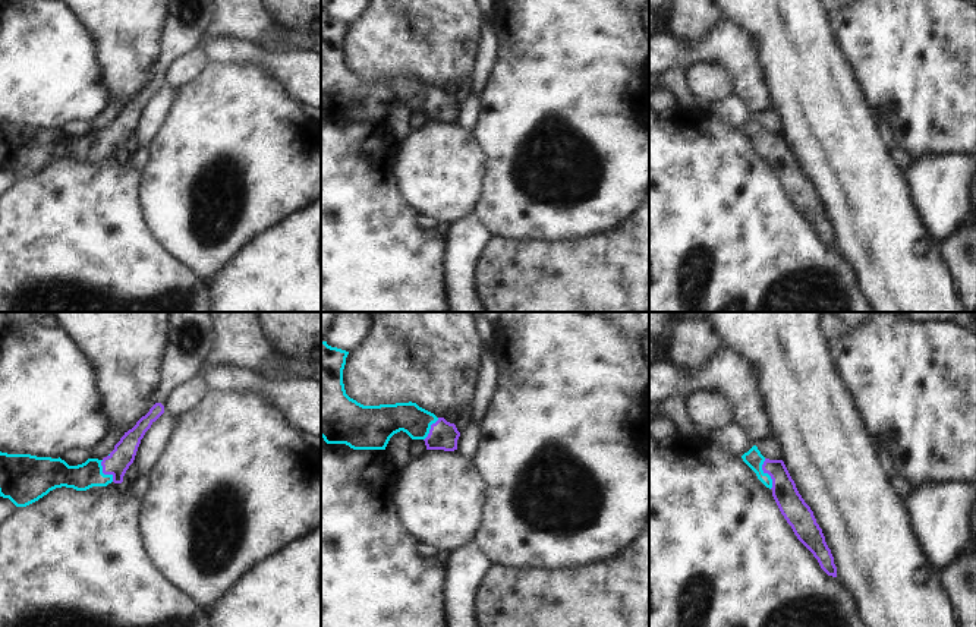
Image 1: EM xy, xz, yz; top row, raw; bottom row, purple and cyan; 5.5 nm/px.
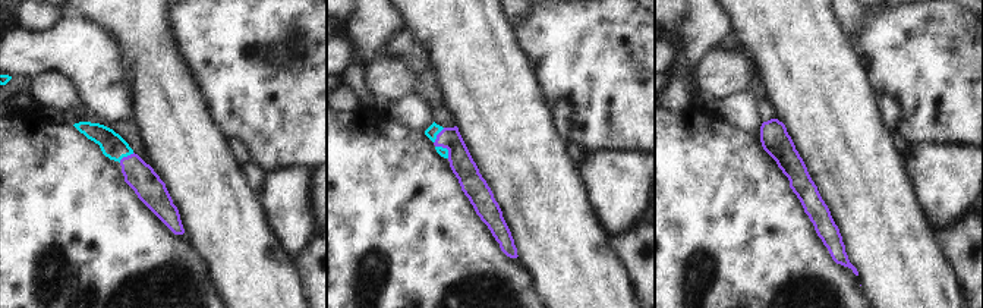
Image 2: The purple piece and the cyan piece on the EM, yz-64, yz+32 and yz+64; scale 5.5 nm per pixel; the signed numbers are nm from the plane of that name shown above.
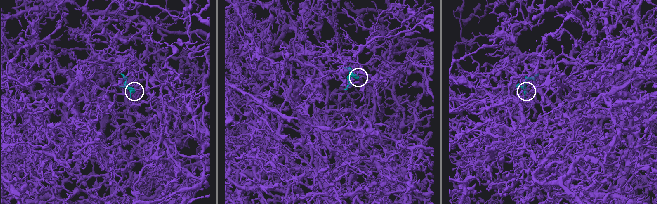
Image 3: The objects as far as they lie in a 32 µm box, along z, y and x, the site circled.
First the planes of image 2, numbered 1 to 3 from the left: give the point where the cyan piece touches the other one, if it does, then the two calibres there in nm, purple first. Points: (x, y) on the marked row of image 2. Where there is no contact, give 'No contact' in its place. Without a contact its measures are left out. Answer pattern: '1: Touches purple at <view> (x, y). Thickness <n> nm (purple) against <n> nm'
1: Touches purple at yz-64 (128, 156). Thickness 160 nm (purple) against 140 nm
2: Touches purple at yz+32 (437, 135). Thickness 130 nm (purple) against 70 nm
3: No contact

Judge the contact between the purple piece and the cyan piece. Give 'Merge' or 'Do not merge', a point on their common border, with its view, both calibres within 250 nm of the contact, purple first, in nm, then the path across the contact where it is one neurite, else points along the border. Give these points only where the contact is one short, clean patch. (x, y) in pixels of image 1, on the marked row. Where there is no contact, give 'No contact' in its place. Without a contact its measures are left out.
Merge. Touches purple at yz (767, 472). Thickness 140 nm (purple) against 100 nm. Path across: yz (790, 503), (784, 490), (767, 472), (753, 459)

